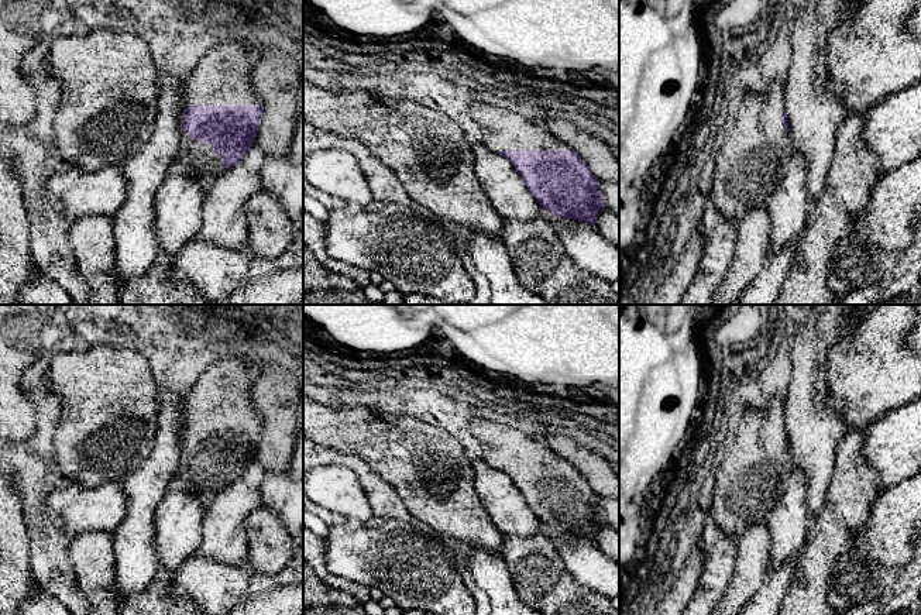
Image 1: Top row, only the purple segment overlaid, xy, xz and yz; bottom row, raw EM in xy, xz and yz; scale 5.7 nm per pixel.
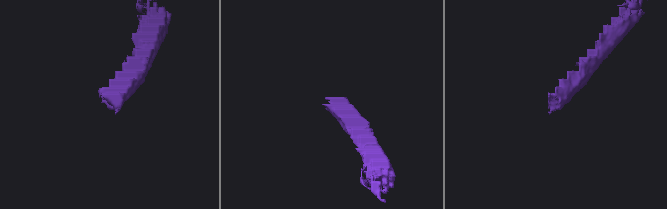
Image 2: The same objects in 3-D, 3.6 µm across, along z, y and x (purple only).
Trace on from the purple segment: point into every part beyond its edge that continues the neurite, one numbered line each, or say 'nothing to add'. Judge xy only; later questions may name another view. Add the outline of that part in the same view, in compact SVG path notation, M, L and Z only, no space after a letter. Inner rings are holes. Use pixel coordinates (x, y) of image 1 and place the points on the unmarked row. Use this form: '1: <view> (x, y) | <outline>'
1: xy (223, 392) | M237 355L217 358L183 398L185 422L260 422L252 406L254 374Z

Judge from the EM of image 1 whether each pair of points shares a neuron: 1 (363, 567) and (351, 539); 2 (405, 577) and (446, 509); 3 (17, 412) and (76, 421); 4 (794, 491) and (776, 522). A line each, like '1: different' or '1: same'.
1: same
2: different
3: different
4: same

